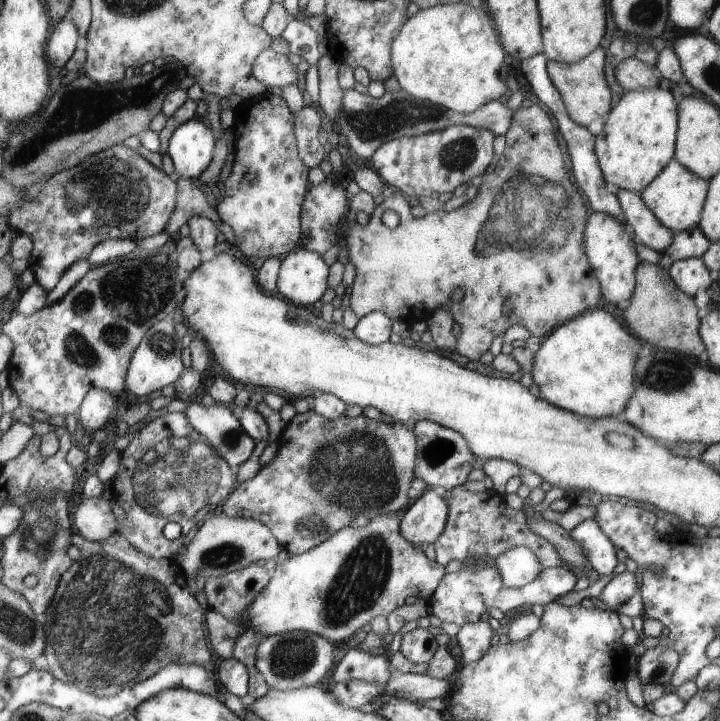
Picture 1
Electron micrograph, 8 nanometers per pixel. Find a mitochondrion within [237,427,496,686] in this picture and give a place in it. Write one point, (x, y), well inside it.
(365, 479)

